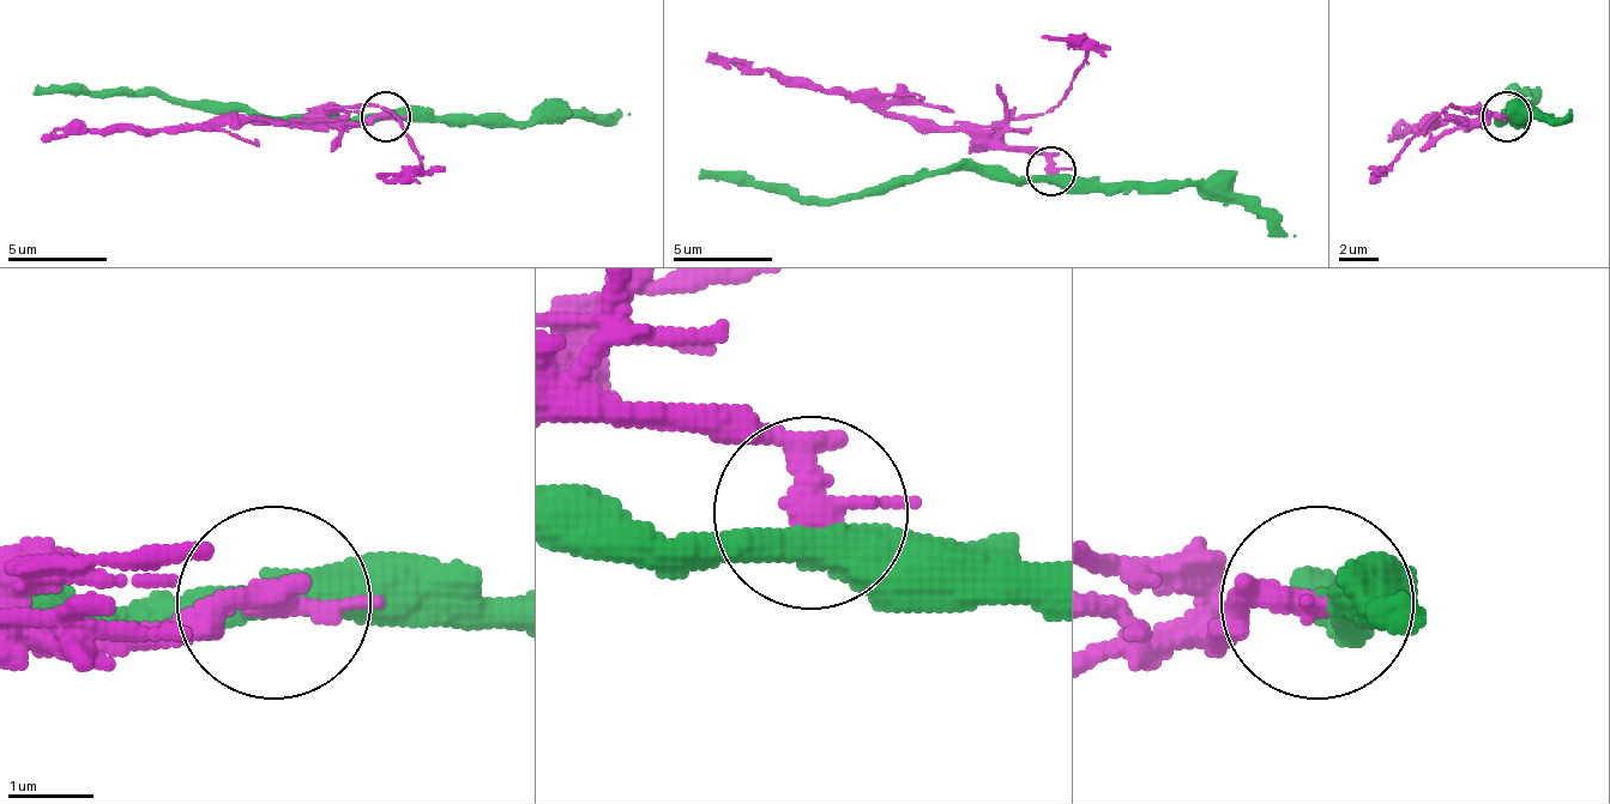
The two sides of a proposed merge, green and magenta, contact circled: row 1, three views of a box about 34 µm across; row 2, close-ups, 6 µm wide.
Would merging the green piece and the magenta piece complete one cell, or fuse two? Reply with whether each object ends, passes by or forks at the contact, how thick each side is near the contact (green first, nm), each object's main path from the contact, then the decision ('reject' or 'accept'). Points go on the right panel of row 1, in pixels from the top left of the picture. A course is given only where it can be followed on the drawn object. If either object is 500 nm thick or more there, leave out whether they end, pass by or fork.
green passes by | magenta ends | 400/380 nm | green via (1506, 118), (1535, 92), (1515, 92) | magenta via (1506, 118), (1406, 127), (1386, 143) | reject

